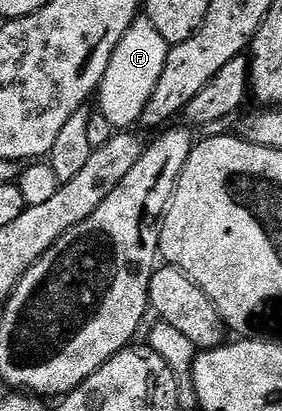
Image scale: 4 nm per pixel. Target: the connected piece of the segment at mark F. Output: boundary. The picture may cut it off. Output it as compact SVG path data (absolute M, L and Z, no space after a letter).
M144 18L134 20L121 36L97 91L97 110L107 119L112 129L127 130L133 126L131 124L136 125L140 121L152 91L163 74L170 47L163 34L159 34L159 30L155 30L155 26L151 26Z

